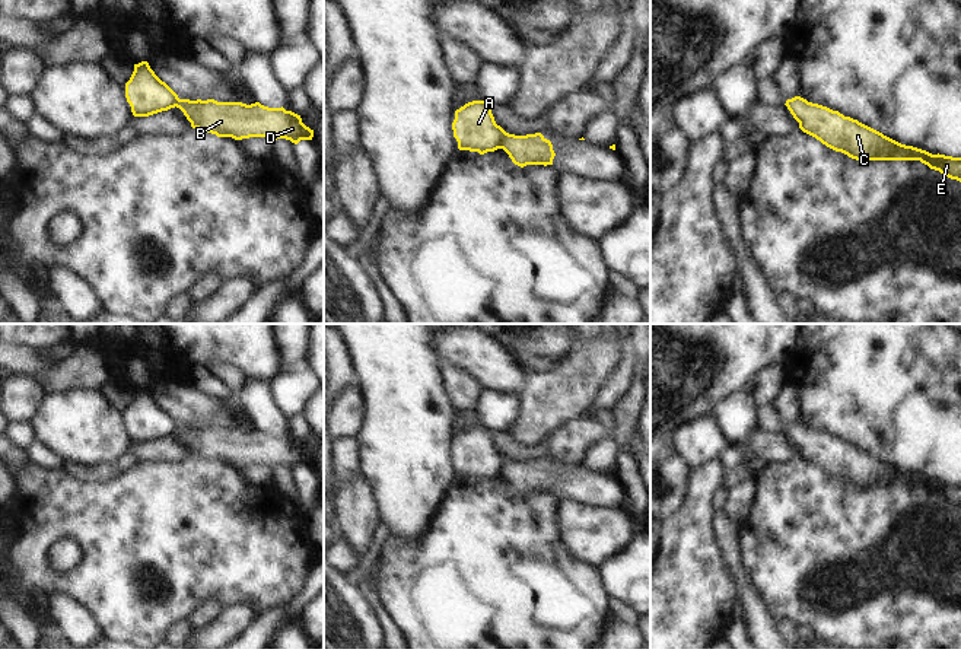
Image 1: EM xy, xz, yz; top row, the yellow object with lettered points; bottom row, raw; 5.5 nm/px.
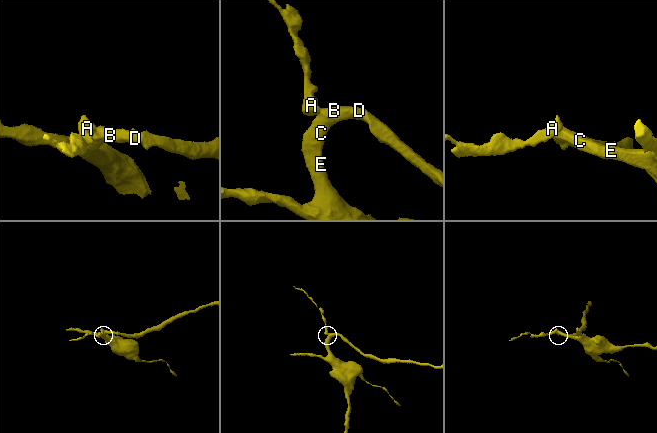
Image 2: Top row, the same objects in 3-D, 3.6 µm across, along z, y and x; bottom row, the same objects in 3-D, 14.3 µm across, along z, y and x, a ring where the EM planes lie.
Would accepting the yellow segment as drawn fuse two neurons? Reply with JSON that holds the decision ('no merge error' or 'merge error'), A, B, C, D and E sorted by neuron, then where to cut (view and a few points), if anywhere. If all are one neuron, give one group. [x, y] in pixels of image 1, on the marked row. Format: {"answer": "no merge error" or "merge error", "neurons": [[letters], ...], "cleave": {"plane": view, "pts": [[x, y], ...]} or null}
{"answer": "merge error", "neurons": [["A"], ["B", "C", "D", "E"]], "cleave": {"plane": "xz", "pts": [[508, 133], [500, 148]]}}

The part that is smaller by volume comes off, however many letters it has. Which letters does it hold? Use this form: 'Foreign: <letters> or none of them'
Foreign: A

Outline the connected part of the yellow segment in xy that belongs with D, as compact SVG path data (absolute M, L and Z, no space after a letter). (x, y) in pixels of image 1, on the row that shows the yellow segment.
M181 99L176 108L184 112L192 128L217 137L235 140L267 137L271 141L286 139L295 144L314 137L314 130L302 123L300 115L286 111L283 106L268 108L260 102L246 105L214 99Z

